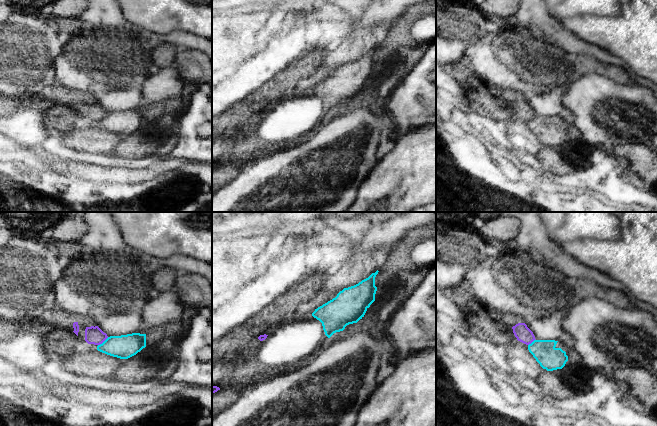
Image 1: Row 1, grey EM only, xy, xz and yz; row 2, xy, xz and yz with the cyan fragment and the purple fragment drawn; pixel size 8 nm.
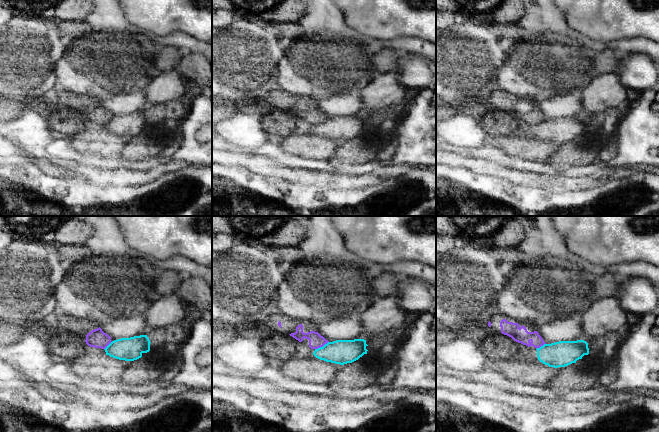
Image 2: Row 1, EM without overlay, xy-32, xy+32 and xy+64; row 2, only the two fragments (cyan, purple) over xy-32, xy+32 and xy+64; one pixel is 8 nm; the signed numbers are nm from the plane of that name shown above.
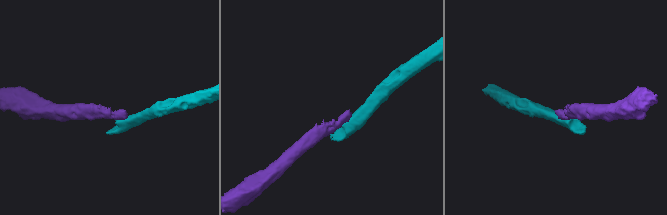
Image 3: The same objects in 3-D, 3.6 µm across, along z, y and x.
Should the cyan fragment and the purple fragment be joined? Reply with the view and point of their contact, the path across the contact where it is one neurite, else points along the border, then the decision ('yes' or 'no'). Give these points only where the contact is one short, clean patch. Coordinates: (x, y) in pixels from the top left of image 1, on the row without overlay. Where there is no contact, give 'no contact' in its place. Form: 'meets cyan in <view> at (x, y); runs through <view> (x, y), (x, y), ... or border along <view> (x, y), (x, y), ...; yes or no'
meets cyan in xy at (104, 117); border along xy (108, 113), (98, 121); no

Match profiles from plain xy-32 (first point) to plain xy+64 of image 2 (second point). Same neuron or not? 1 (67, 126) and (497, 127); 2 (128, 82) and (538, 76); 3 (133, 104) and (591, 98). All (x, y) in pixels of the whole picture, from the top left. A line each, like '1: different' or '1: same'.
1: same
2: same
3: different

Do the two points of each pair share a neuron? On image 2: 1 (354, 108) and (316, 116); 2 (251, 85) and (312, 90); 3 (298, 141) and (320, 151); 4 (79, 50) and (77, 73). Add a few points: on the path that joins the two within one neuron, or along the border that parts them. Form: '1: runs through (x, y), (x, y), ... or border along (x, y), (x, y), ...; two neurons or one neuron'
1: border along (317, 101), (317, 107), (329, 117); two neurons
2: border along (279, 61), (276, 84); two neurons
3: runs through (303, 145), (315, 147); one neuron
4: runs through (79, 56), (79, 67); one neuron

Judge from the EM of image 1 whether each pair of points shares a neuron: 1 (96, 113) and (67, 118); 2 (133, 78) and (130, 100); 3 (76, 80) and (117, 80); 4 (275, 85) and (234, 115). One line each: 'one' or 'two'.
1: two
2: two
3: one
4: one

